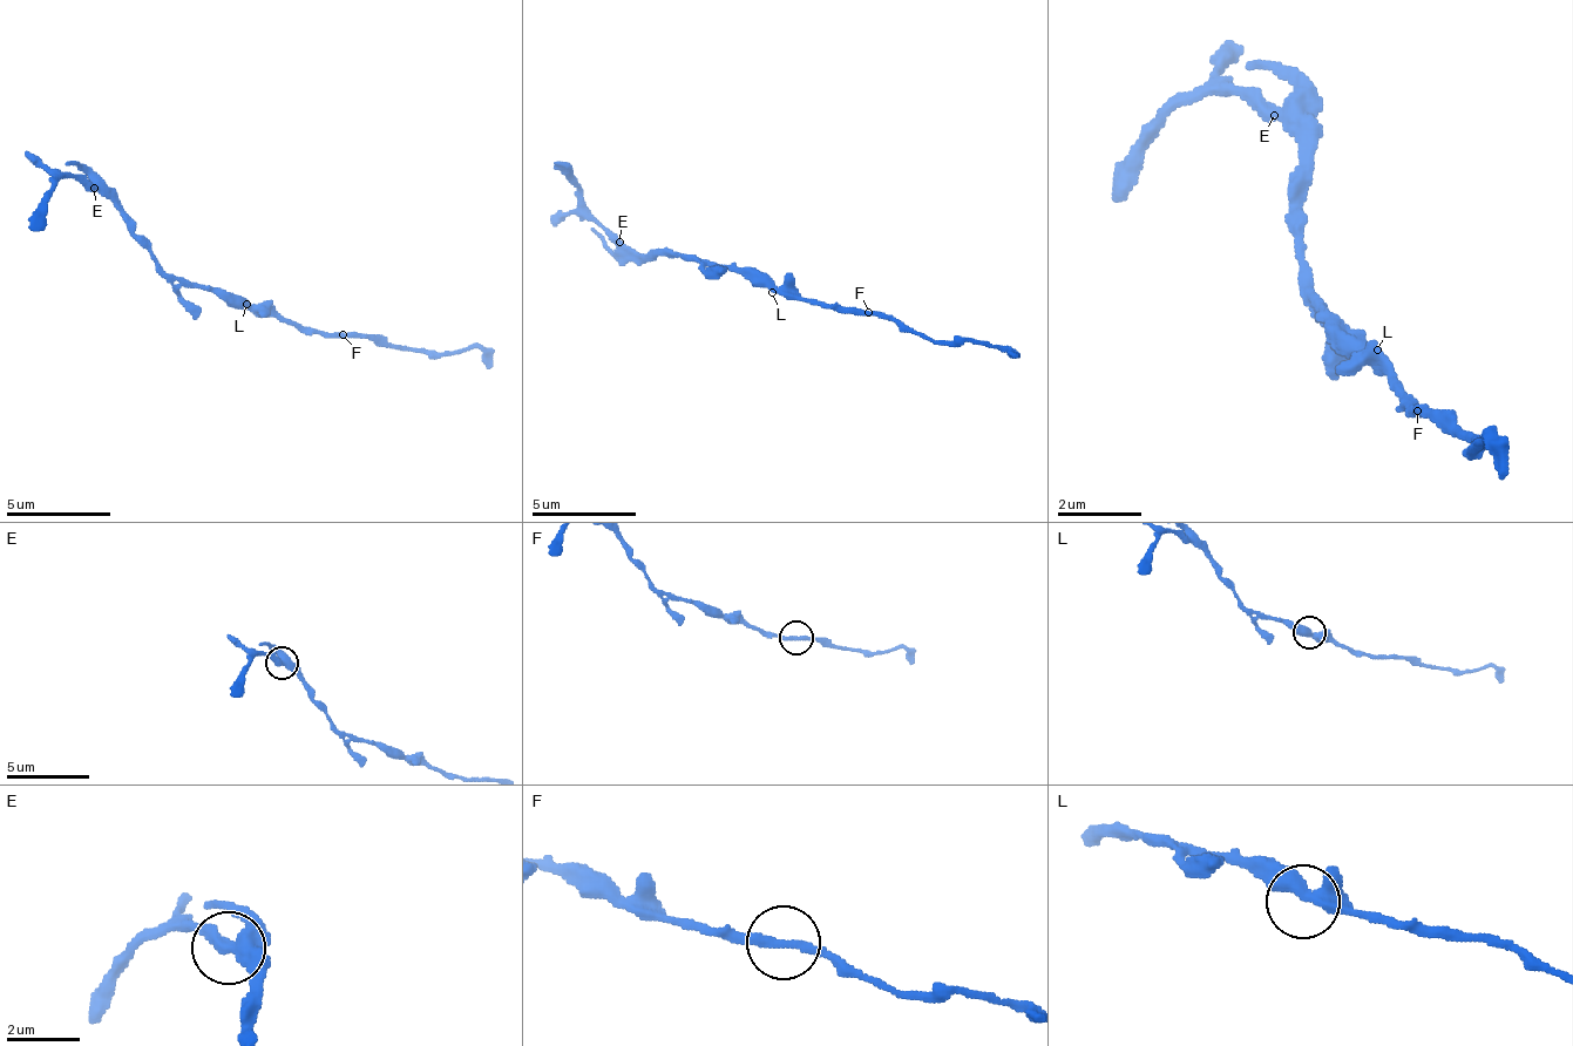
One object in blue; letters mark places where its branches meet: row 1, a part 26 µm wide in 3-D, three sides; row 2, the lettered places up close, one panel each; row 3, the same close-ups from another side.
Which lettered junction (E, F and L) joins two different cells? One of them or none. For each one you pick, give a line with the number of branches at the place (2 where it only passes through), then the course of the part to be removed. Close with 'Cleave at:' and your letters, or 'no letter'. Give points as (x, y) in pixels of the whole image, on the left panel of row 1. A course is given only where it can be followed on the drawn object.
Cleave at: no letter

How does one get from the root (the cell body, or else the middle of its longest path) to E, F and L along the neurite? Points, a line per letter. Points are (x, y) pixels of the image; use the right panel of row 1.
E: (1356, 339), (1314, 297), (1314, 276), (1303, 265), (1303, 149), (1272, 117)
F: (1356, 339), (1409, 392), (1409, 402), (1419, 413)
L: (1356, 339), (1367, 339), (1377, 350)

